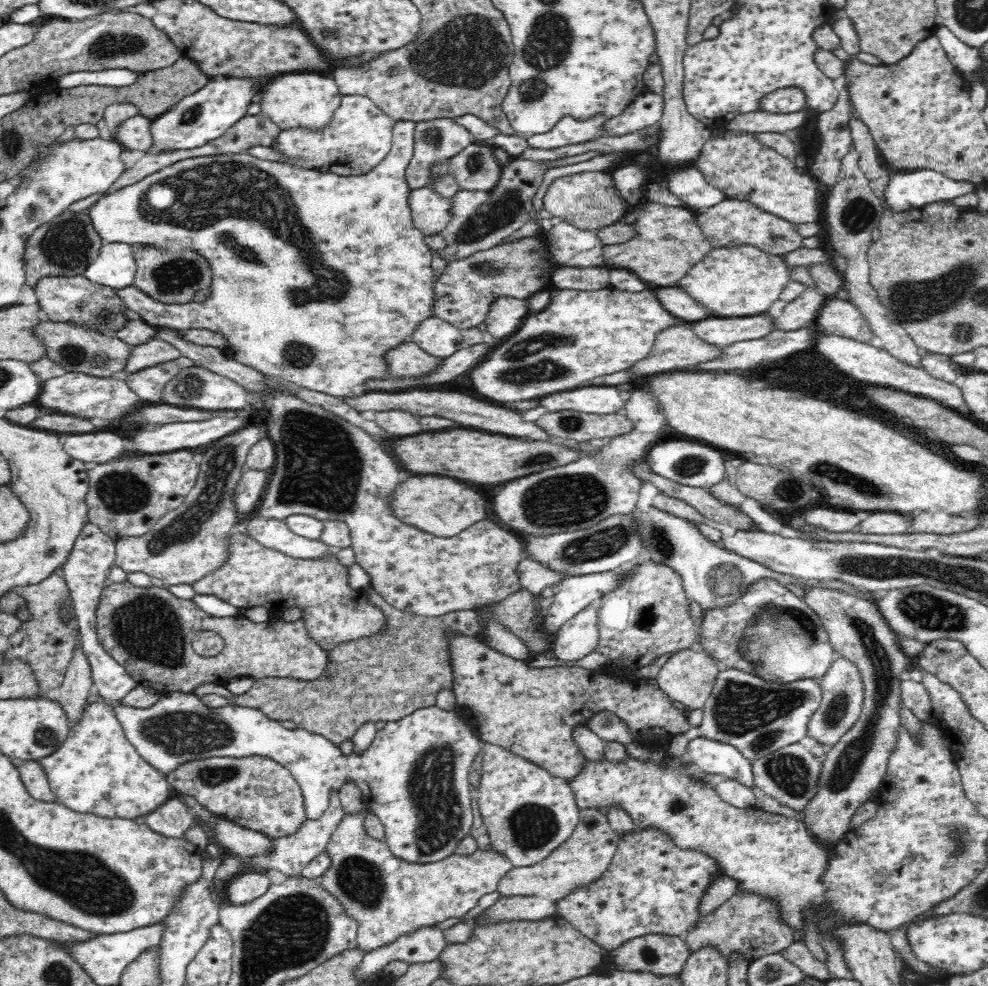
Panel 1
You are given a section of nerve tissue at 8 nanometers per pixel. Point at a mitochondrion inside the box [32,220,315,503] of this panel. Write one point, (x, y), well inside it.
(177, 275)

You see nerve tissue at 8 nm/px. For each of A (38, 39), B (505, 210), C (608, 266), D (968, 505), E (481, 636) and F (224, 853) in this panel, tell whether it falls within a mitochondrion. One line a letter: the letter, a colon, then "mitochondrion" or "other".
A: other
B: mitochondrion
C: other
D: other
E: other
F: other

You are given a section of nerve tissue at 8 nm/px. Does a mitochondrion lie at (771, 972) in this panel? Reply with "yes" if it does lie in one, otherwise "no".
yes

